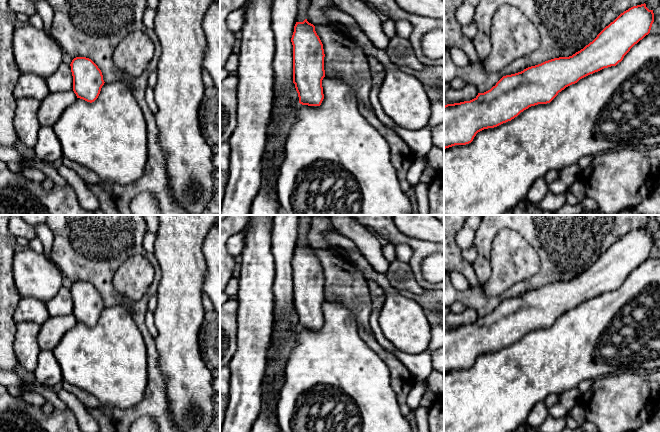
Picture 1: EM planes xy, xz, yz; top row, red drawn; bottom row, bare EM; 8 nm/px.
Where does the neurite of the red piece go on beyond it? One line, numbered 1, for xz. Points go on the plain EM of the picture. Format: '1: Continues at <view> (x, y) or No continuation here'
1: No continuation here

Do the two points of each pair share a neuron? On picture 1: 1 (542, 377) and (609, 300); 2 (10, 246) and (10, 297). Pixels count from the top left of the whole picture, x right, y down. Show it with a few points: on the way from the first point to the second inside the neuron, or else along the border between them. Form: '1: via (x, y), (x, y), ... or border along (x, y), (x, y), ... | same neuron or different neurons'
1: via (551, 358), (590, 319) | same neuron
2: via (10, 259), (10, 284) | same neuron

